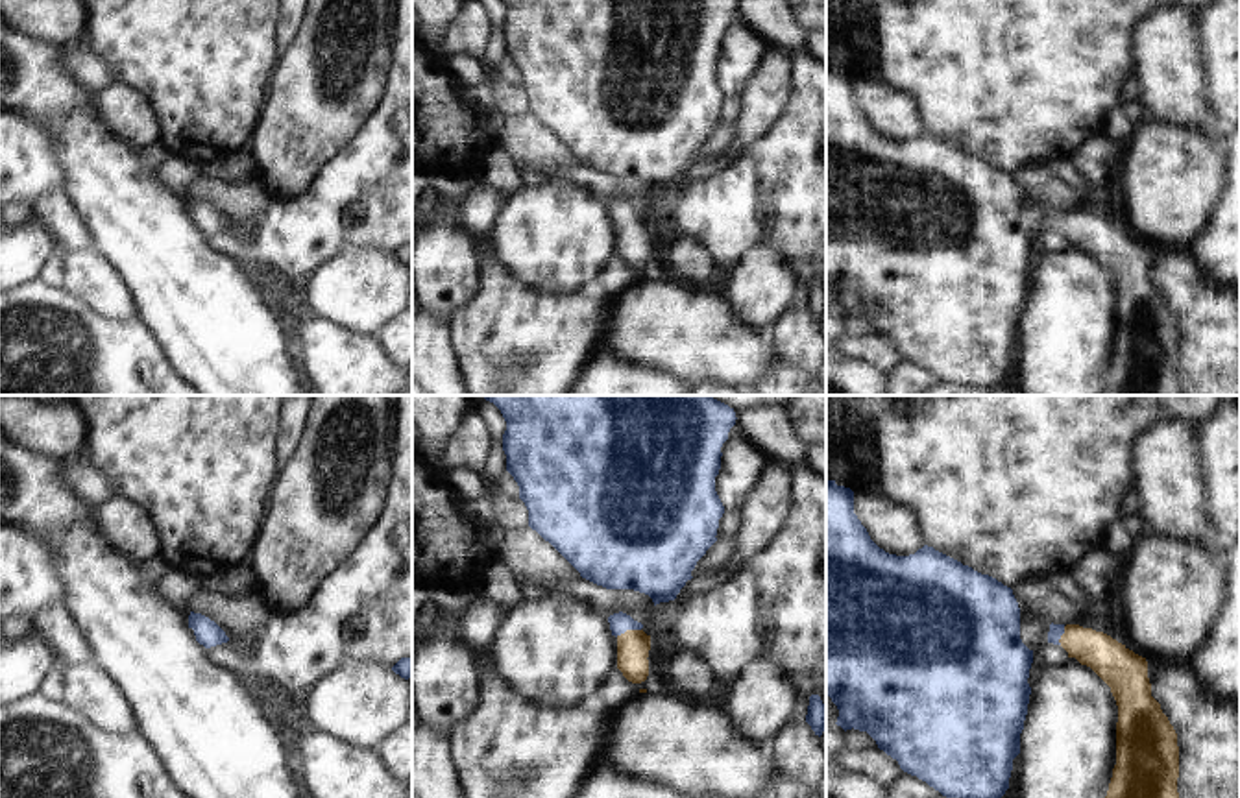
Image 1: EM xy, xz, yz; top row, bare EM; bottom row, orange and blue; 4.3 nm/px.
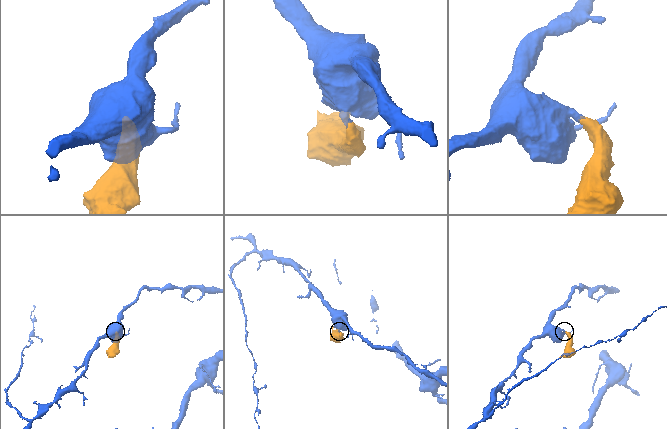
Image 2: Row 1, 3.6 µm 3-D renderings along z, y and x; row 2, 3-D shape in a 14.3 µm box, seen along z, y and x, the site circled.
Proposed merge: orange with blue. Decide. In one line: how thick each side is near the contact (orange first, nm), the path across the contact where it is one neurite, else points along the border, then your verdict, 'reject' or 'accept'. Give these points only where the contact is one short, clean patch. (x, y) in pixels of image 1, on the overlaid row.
calibres 140 and 90 nm; way xz (632, 647), (627, 630), (620, 623); accept

